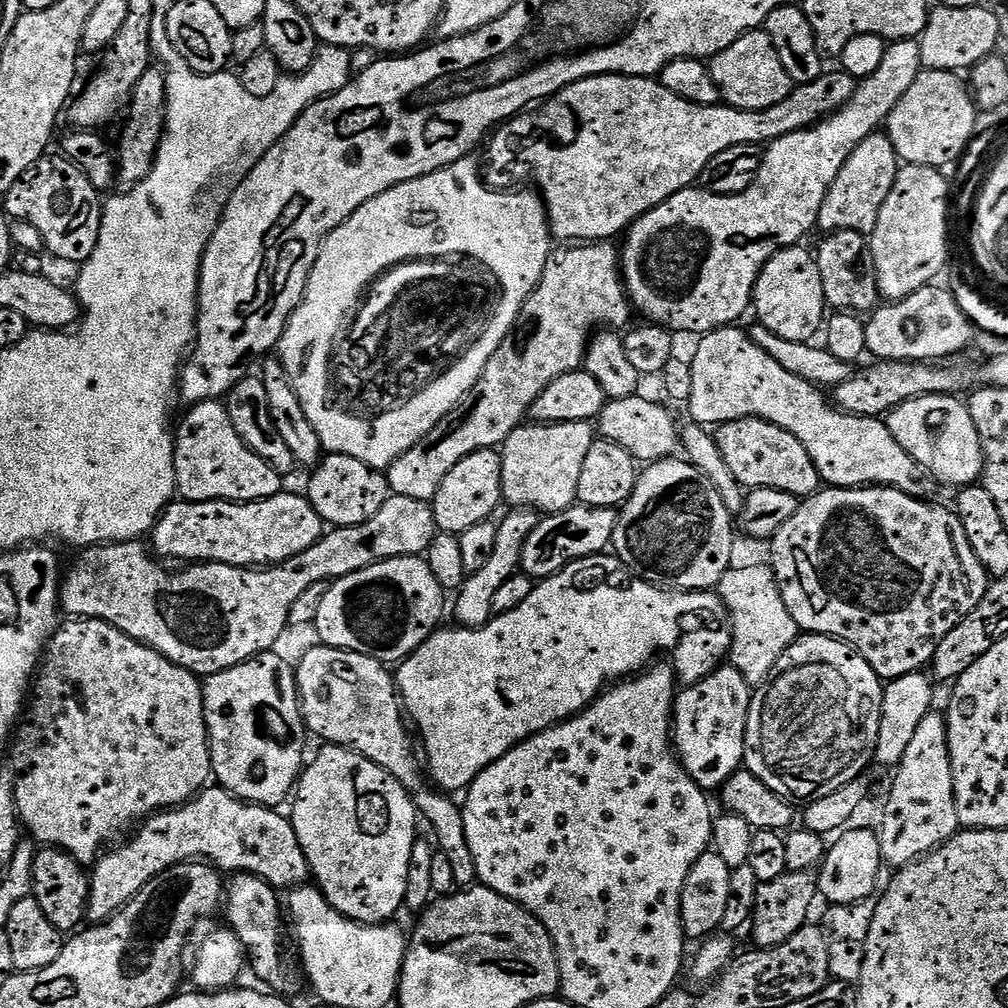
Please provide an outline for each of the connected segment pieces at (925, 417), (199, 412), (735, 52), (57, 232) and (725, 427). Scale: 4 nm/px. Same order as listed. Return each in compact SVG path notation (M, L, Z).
M919 396L907 400L887 413L890 434L928 471L933 481L955 486L977 483L984 474L984 451L978 438L978 426L970 418L963 399L950 396Z
M203 400L187 409L188 413L180 420L180 429L174 432L176 449L174 450L174 470L176 471L176 491L185 501L206 502L207 500L230 500L247 502L250 500L265 500L277 496L282 490L281 473L270 466L242 438L238 438L238 430L234 430L234 422L230 422L227 407L220 400Z
M763 30L739 36L730 46L726 46L726 50L711 57L710 67L721 101L731 108L751 112L766 110L770 106L778 106L778 102L791 94L794 87L790 74L786 74L786 66L782 66L782 58L778 58L778 50L774 50L774 42L770 42L768 33Z
M63 154L45 155L3 197L3 207L12 220L25 220L42 234L44 247L60 260L79 266L94 254L100 233L102 194L86 174Z
M751 416L719 425L714 435L722 458L726 458L726 466L730 466L730 474L734 474L745 489L777 488L798 498L807 498L820 491L822 481L810 454L806 454L806 446L802 446L794 434L782 430L782 426Z

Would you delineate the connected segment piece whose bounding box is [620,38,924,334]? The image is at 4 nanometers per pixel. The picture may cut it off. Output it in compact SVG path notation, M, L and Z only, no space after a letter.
M919 39L911 40L893 40L888 44L886 50L886 58L882 58L878 70L874 70L874 74L870 74L865 80L859 81L856 86L855 94L840 109L827 115L820 120L819 123L813 124L812 127L802 128L794 134L786 134L782 138L778 138L774 143L764 148L764 161L758 170L758 174L754 178L754 182L745 192L738 194L730 194L729 196L719 196L713 192L706 192L699 186L684 188L680 192L674 193L670 198L666 198L663 204L659 204L657 208L651 208L646 214L642 214L637 218L629 228L626 229L626 235L623 237L624 248L620 252L620 270L624 281L624 291L628 293L628 299L635 311L644 315L645 321L659 324L662 328L667 328L673 333L679 332L696 332L695 334L703 334L705 332L713 332L716 328L726 328L737 323L736 320L744 311L749 311L750 305L754 300L756 290L756 280L760 277L760 271L766 266L766 262L770 262L770 258L774 258L774 254L778 254L784 248L795 248L801 243L800 240L807 234L811 228L815 229L820 223L820 211L822 210L822 202L826 198L826 194L830 190L830 186L834 182L834 178L838 178L838 174L842 170L842 166L850 158L850 154L859 144L862 143L867 136L881 131L885 127L886 121L890 113L894 110L894 106L898 106L898 102L902 102L902 94L906 94L906 90L910 90L910 86L914 86L914 78L918 78L918 74L924 68L922 62L922 50L920 49Z

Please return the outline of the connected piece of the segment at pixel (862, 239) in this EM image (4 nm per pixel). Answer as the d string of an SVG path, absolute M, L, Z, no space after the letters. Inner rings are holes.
M842 230L823 237L820 249L815 249L818 274L822 278L824 303L832 310L847 310L852 314L868 314L881 303L878 274L874 270L874 254L869 237L863 232Z

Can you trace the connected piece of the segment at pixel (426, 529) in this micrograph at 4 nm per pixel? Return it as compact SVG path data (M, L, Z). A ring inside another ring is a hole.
M389 495L388 501L382 506L382 510L378 510L378 514L374 514L374 518L370 518L366 522L362 522L358 526L346 526L345 528L333 527L331 530L325 531L318 542L314 542L314 546L310 546L310 550L302 550L302 554L294 554L294 558L284 560L281 564L274 564L265 567L263 570L257 570L255 567L239 568L233 564L214 564L211 562L192 562L181 572L167 572L163 568L161 561L147 547L143 548L143 543L140 540L127 540L121 544L93 544L91 548L83 549L79 553L80 556L72 565L67 565L66 571L63 573L60 582L60 612L68 618L79 618L81 620L105 620L110 626L114 626L118 630L122 630L122 634L126 634L130 638L134 638L140 644L144 644L148 648L152 648L158 654L162 654L170 662L174 662L178 666L182 666L187 672L192 672L195 676L207 678L218 674L227 668L238 666L244 660L250 660L254 656L259 656L262 652L275 649L279 635L283 633L289 626L288 619L290 618L290 608L294 606L294 602L298 602L298 597L306 594L306 590L310 590L310 586L315 584L323 584L325 582L335 582L344 576L354 574L358 570L362 570L371 564L377 564L383 560L390 558L398 558L399 556L419 556L423 557L428 551L430 542L437 534L436 523L434 522L434 514L432 513L432 505L429 501L419 500L418 498L402 498L401 496Z

